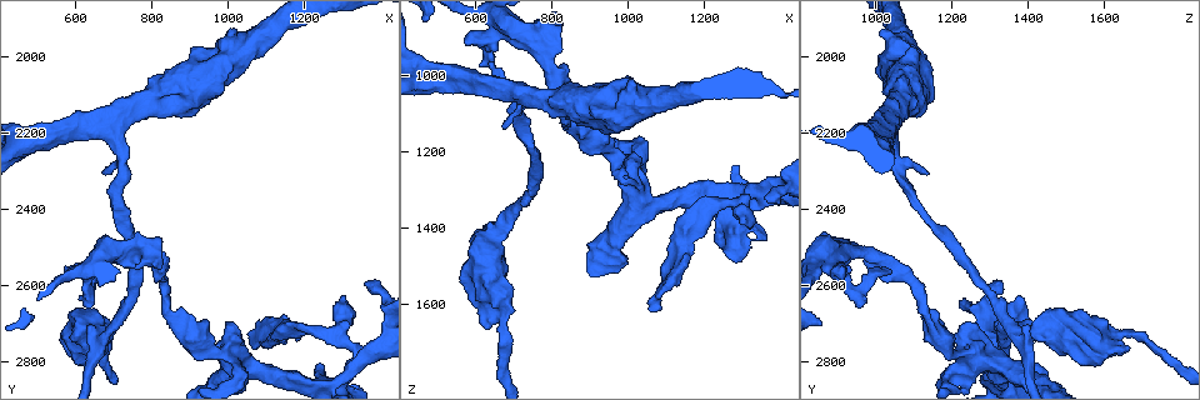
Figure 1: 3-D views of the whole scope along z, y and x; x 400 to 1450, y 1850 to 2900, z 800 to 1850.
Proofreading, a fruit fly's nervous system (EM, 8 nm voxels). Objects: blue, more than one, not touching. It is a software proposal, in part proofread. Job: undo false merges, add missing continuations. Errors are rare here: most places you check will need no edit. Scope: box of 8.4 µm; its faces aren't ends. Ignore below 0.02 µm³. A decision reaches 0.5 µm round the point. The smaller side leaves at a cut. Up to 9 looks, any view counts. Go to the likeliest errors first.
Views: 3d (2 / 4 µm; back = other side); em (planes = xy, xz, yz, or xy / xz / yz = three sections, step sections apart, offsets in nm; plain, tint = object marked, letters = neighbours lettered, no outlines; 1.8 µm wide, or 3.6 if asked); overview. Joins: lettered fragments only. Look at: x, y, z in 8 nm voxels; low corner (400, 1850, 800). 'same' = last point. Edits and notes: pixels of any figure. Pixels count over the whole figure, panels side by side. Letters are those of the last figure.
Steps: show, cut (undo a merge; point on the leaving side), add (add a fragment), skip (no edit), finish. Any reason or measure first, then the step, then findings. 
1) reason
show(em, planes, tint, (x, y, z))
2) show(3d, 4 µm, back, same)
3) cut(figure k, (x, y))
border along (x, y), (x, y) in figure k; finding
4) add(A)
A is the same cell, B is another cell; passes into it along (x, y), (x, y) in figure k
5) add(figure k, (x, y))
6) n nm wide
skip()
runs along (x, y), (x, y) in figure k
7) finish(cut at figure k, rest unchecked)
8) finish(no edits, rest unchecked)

branch stops here
show(em, planes, plain, (1060, 2755, 1610))

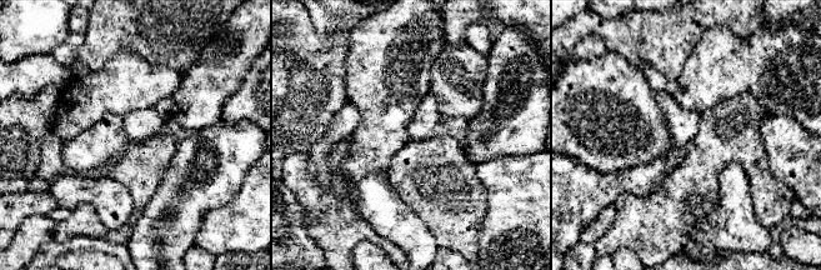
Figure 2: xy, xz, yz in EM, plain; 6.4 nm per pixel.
show(em, planes, letters, same)

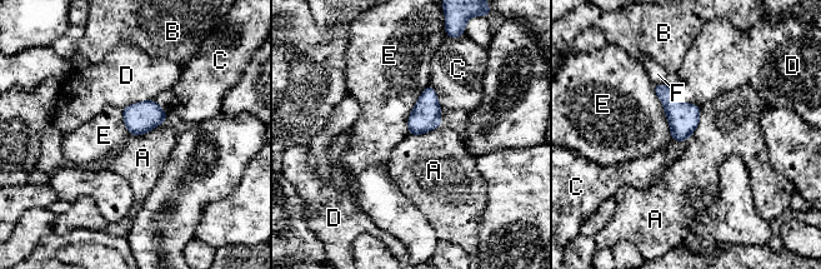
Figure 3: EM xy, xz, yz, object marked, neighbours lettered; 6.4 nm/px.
190 nm wide
skip()
A, B, C, D, E and F are other cells; border along (652, 85), (670, 135), (679, 142) in figure 3; no lettered fragment goes on from it

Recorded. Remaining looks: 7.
three-way junction
show(3d, 4 µm, (675, 2735, 1390))

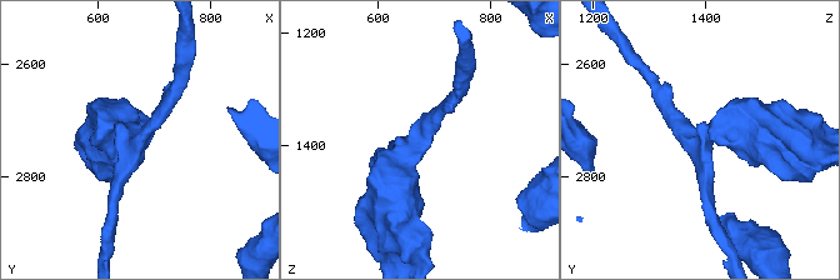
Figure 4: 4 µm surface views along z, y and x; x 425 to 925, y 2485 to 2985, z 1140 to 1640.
need the tissue
show(em, xz, step 8, tint, (675, 2735, 1385))

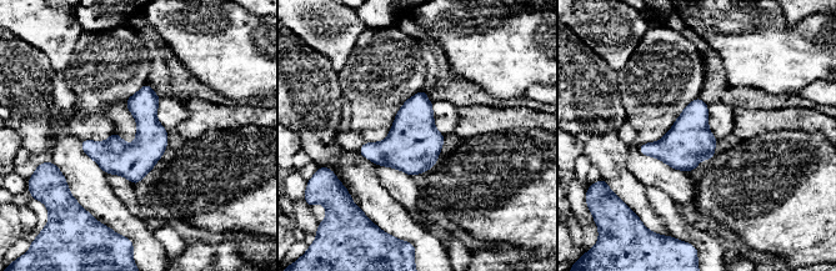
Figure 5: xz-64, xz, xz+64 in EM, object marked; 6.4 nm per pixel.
show(em, planes, letters, same)

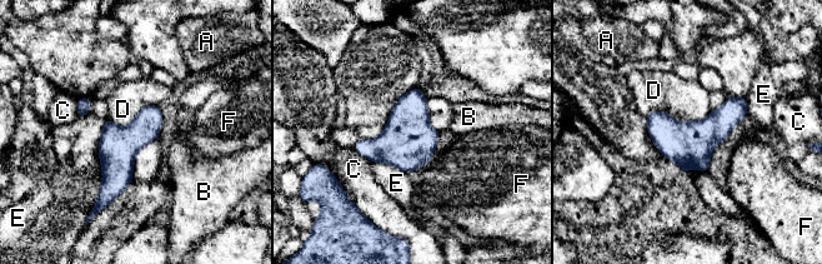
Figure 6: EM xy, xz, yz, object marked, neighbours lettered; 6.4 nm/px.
D touches over 300 nm
skip()
A, B, C, D, E and F are other cells; border along (646, 115), (666, 111), (692, 120) in figure 6; all the same neuron

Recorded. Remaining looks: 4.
thin neck
show(em, xy, step 16, tint, (950, 2780, 1195))

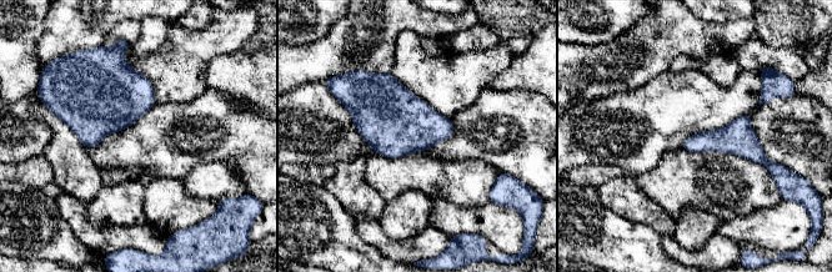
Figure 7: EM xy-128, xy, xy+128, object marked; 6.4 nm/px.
another direction
show(em, planes, letters, same)

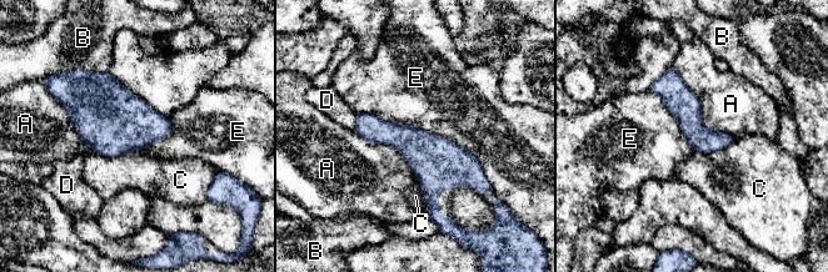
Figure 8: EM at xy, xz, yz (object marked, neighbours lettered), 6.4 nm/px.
skip()
A, B, C, D and E are other cells; border along (358, 112), (447, 137), (488, 180) in figure 8; all the same neuron

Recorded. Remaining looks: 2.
free end
show(em, planes, letters, (1310, 2620, 1375))

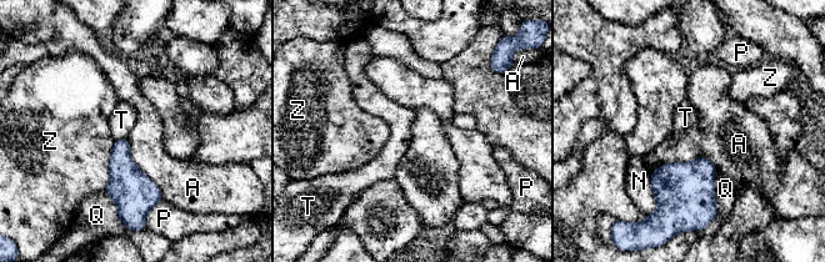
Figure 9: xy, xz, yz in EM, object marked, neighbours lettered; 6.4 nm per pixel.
skip()
A, N, P, Q, T and Z are other cells; border along (126, 137), (115, 141) in figure 9; no lettered fragment goes on from it

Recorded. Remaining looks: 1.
finish(no edits, rest unchecked)

